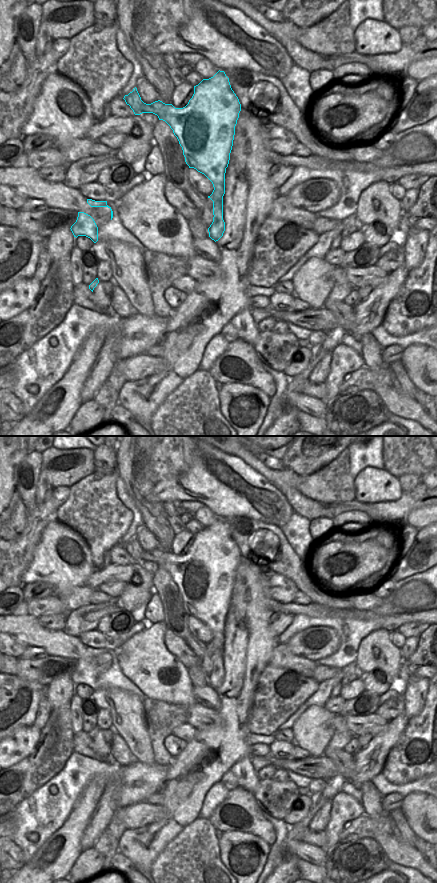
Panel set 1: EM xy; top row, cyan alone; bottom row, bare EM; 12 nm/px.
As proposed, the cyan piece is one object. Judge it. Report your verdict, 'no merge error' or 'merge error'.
no merge error

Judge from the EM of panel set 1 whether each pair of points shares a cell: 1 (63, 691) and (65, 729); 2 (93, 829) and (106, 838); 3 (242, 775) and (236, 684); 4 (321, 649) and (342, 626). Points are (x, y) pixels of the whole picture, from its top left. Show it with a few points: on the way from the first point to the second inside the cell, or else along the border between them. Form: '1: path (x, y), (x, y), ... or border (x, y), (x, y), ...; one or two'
1: border (69, 706), (52, 710); two
2: border (106, 828), (93, 847); two
3: border (249, 756), (243, 756), (230, 768); two
4: border (313, 626), (329, 626), (336, 632), (335, 652); two

